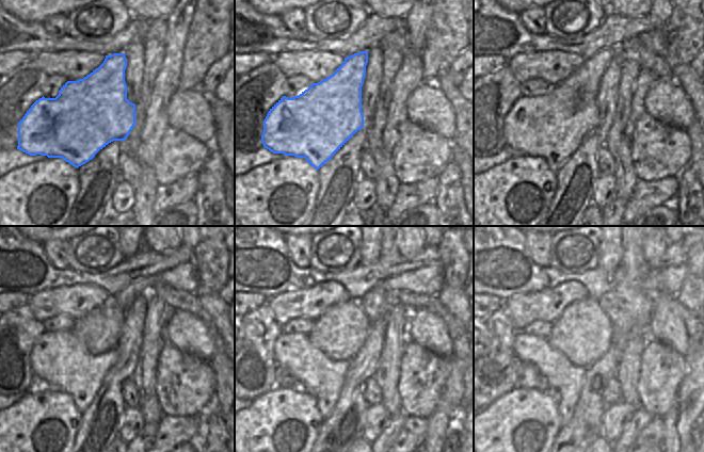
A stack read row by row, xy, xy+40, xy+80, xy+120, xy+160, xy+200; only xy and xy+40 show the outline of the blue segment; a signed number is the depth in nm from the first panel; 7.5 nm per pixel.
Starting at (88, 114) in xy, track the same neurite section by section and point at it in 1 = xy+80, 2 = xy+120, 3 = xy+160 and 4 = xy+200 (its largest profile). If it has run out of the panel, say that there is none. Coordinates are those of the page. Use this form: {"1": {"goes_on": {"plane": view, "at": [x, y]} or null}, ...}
{"1": {"goes_on": {"plane": "xy+80", "at": [553, 125]}}, "2": {"goes_on": {"plane": "xy+120", "at": [60, 358]}}, "3": {"goes_on": {"plane": "xy+160", "at": [322, 377]}}, "4": {"goes_on": {"plane": "xy+200", "at": [565, 380]}}}

